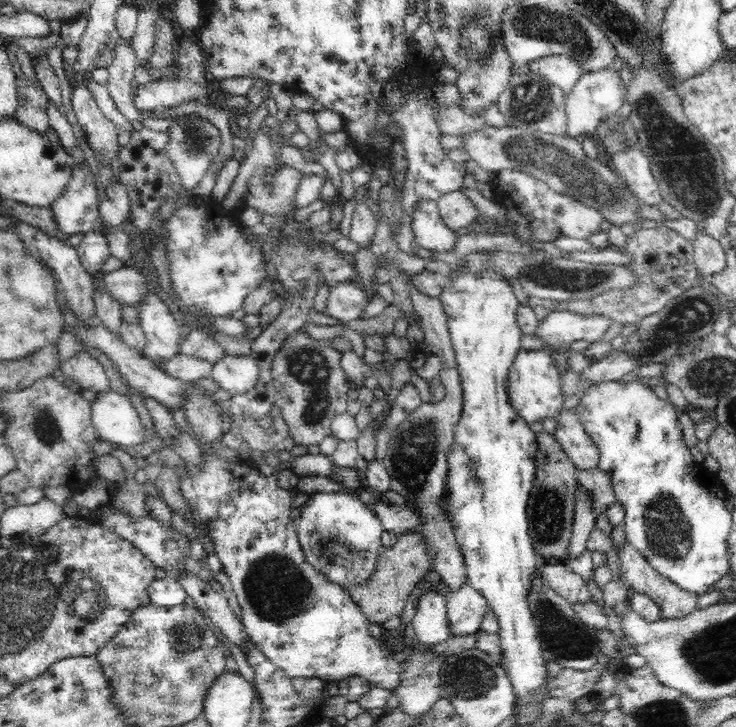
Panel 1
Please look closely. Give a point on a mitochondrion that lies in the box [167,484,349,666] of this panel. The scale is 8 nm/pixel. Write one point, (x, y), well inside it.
(276, 589)

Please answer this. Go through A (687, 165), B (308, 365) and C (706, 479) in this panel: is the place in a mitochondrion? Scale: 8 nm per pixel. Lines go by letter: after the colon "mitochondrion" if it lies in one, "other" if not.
A: mitochondrion
B: mitochondrion
C: other

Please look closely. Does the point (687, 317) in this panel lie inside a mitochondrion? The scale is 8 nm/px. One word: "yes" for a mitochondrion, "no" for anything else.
yes

